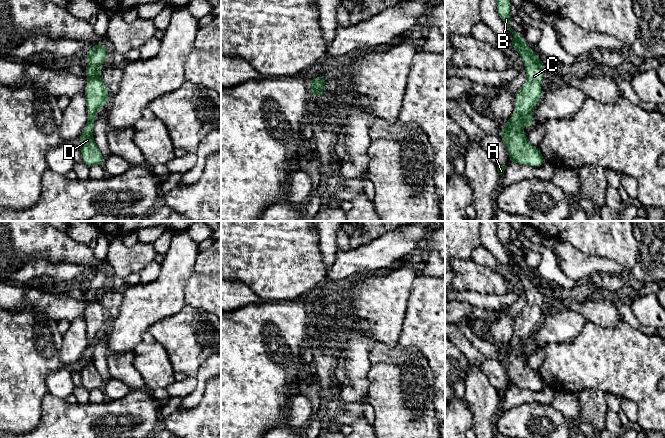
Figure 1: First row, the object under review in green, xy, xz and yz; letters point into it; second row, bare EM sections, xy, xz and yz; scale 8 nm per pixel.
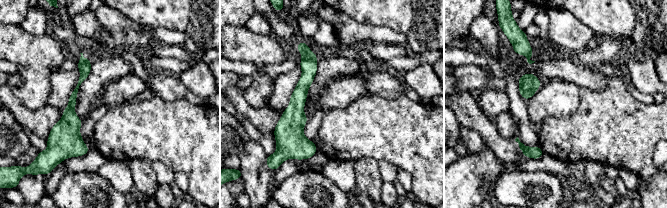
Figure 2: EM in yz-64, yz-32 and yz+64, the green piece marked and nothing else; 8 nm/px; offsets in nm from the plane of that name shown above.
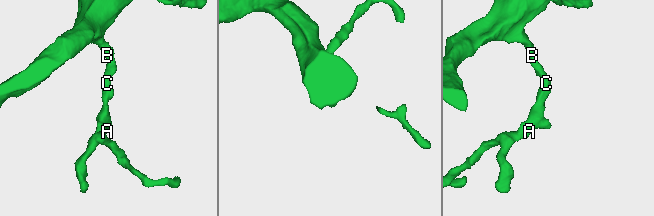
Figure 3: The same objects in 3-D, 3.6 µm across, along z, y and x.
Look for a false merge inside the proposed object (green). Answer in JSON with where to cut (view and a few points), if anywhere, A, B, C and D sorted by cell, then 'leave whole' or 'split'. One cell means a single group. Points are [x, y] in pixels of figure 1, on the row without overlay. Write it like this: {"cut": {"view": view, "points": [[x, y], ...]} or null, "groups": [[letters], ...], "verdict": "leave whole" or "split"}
{"cut": null, "groups": [["A", "B", "C", "D"]], "verdict": "leave whole"}

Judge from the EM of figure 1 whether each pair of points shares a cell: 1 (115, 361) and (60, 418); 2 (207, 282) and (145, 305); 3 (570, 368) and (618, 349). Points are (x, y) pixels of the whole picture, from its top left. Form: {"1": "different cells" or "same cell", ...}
{"1": "different cells", "2": "different cells", "3": "same cell"}

